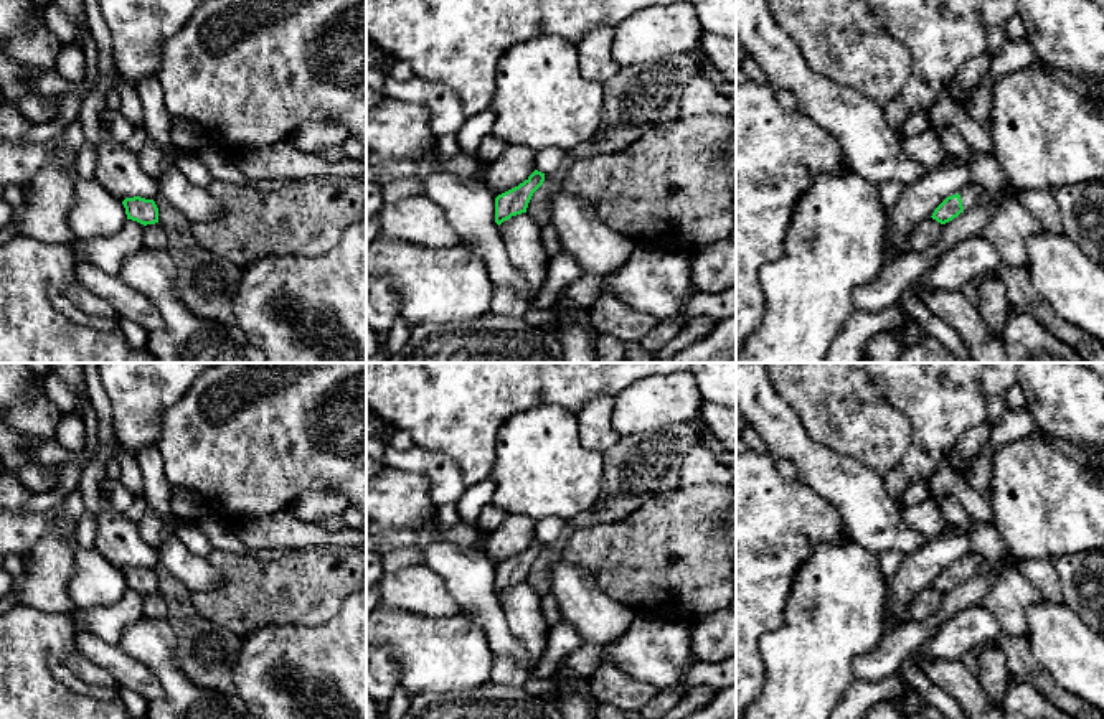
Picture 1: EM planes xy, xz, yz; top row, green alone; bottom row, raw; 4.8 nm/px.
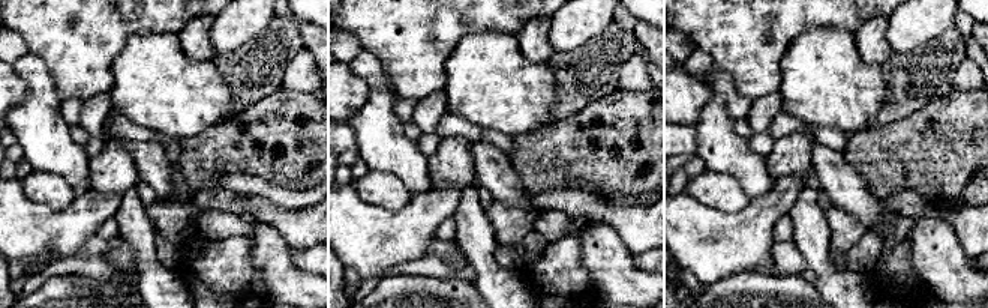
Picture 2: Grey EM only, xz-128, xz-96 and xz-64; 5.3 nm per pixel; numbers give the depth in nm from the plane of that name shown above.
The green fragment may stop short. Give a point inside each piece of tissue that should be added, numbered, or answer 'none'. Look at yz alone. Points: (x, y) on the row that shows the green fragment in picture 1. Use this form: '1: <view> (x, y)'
1: yz (971, 193)

